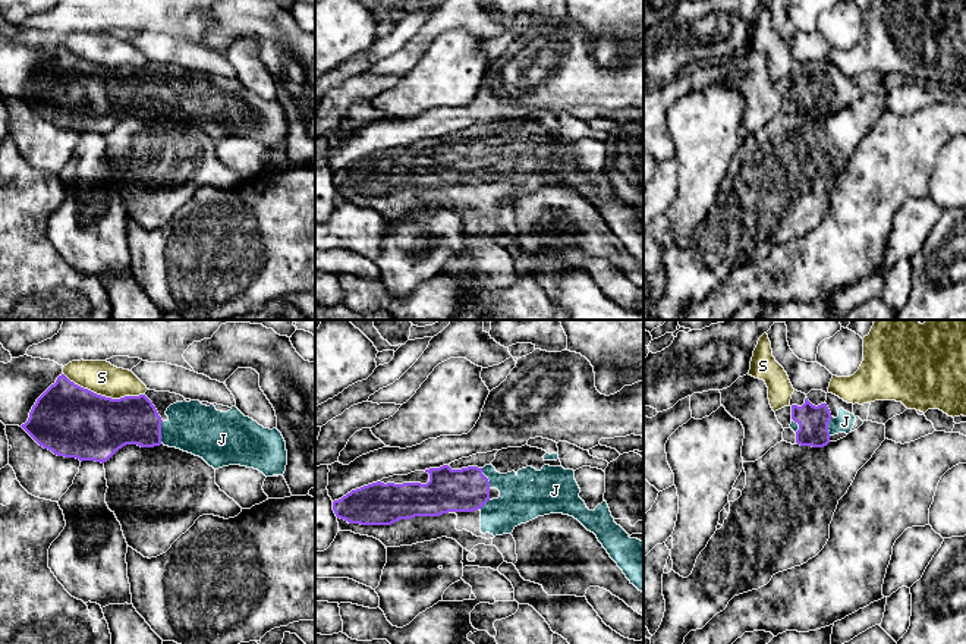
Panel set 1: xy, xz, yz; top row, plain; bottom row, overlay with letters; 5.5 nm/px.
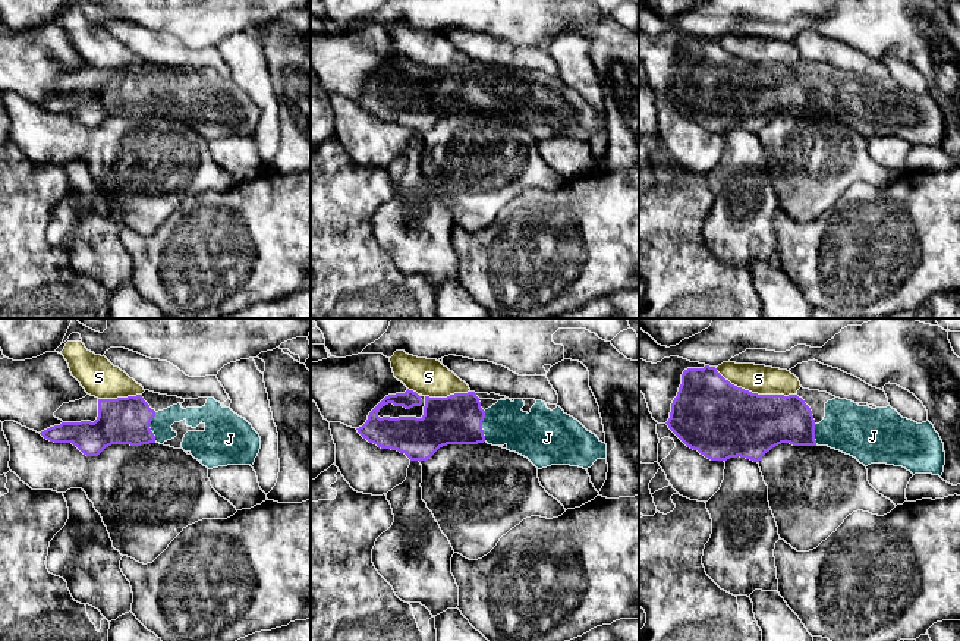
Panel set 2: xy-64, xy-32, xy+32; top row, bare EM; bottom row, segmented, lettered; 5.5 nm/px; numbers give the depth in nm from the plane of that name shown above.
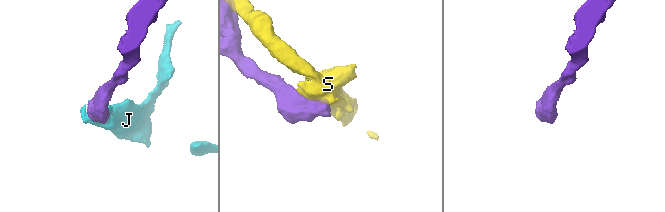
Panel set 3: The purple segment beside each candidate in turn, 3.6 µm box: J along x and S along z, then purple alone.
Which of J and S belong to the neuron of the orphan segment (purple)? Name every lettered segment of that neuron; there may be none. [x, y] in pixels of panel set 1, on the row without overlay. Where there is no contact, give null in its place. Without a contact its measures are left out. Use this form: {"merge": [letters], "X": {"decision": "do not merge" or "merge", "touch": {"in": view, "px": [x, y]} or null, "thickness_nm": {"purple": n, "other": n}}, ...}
{"merge": ["J"], "J": {"decision": "merge", "touch": {"in": "xy", "px": [160, 103]}, "thickness_nm": {"purple": 280, "other": 280}}, "S": {"decision": "do not merge", "touch": {"in": "xy", "px": [103, 68]}, "thickness_nm": {"purple": 400, "other": 180}}}

